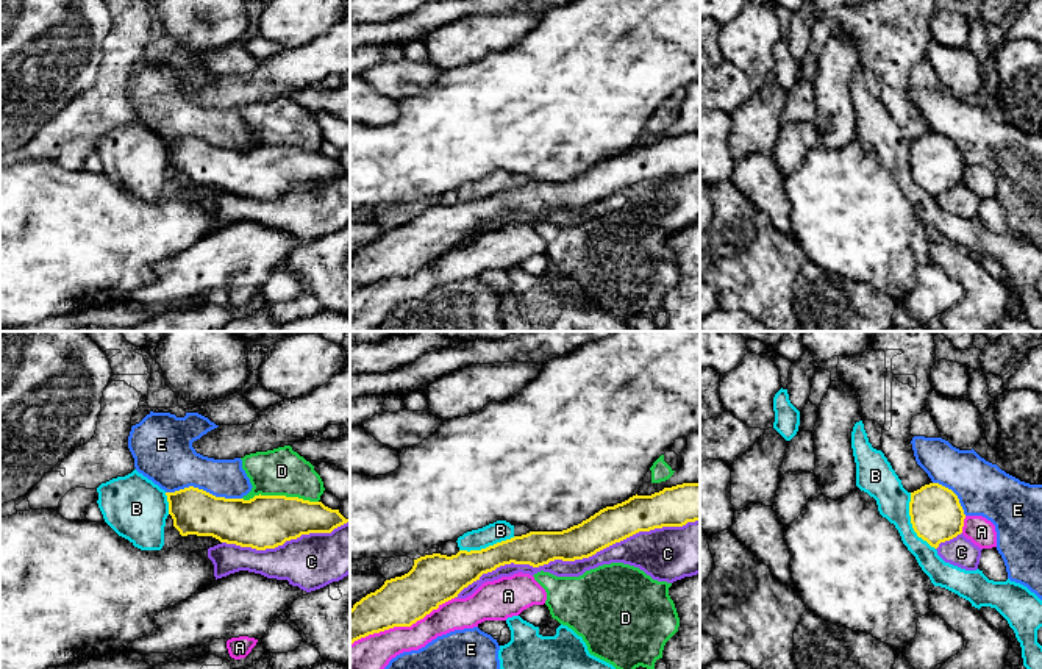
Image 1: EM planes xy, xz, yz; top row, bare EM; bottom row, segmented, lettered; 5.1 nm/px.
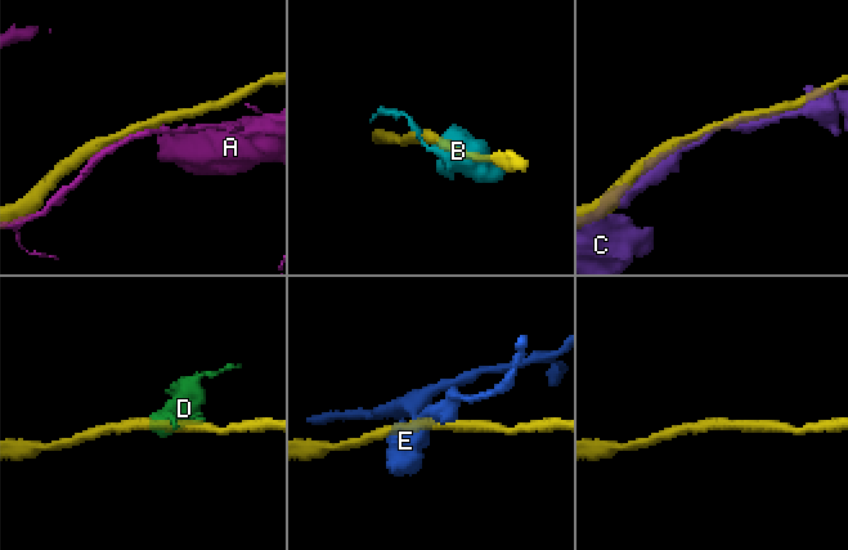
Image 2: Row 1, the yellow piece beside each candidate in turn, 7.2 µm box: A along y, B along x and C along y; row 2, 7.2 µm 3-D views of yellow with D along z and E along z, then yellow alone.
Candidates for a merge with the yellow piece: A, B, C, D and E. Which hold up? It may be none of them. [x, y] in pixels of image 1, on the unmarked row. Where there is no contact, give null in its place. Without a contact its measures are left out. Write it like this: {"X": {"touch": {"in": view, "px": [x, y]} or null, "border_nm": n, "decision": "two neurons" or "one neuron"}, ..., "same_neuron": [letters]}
{"A": {"touch": {"in": "xz", "px": [402, 275]}, "border_nm": 600, "decision": "two neurons"}, "B": {"touch": {"in": "yz", "px": [911, 172]}, "border_nm": 320, "decision": "two neurons"}, "C": {"touch": {"in": "xz", "px": [575, 208]}, "border_nm": 1300, "decision": "two neurons"}, "D": {"touch": {"in": "xy", "px": [280, 146]}, "border_nm": 400, "decision": "two neurons"}, "E": {"touch": {"in": "xy", "px": [202, 139]}, "border_nm": 400, "decision": "two neurons"}, "same_neuron": []}

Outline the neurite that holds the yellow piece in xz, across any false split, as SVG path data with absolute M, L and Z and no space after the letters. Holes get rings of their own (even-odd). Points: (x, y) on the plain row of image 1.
M683 133L664 138L651 145L636 144L622 153L600 159L581 174L562 181L530 181L481 200L459 200L451 206L441 203L420 206L414 209L414 216L408 224L386 230L380 239L353 255L350 259L350 294L394 277L411 277L442 253L458 247L464 238L480 230L483 224L492 222L500 216L514 213L539 217L555 209L583 209L639 181L683 177L695 170L700 170L700 133Z

